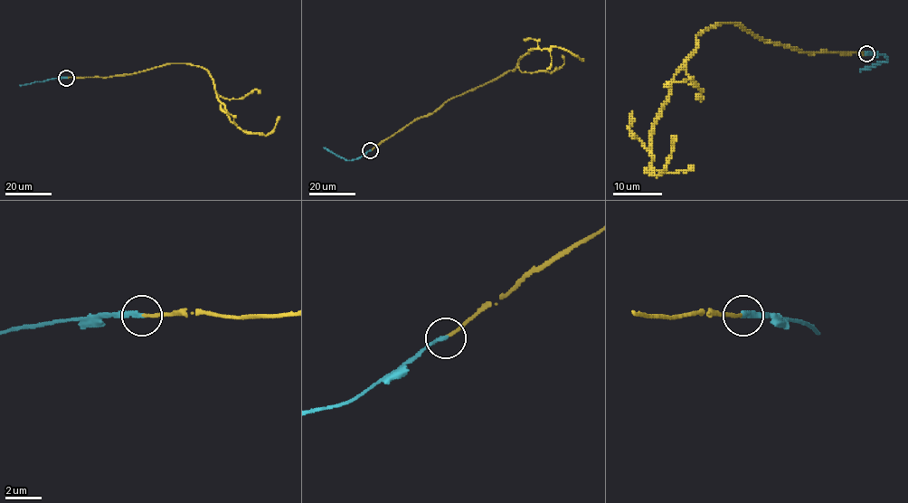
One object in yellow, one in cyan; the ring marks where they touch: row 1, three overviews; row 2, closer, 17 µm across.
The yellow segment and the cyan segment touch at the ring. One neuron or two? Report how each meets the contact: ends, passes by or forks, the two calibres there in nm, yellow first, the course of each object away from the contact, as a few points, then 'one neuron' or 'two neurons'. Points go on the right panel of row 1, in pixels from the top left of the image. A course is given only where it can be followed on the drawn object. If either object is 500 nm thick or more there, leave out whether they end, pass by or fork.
yellow ends; cyan ends; calibres 160 and 220 nm; course yellow (865, 52), (802, 52), (718, 23), (696, 37), (674, 76), (646, 171), (657, 175), (666, 162), (672, 135); course cyan (865, 52), (883, 55), (888, 60), (860, 70); two neurons

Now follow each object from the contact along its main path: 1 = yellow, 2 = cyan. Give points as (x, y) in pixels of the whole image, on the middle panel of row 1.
1: (371, 150), (415, 120), (433, 113), (445, 102), (513, 71), (518, 60), (532, 49), (558, 46), (583, 59)
2: (371, 150), (358, 158), (348, 161), (324, 147)

